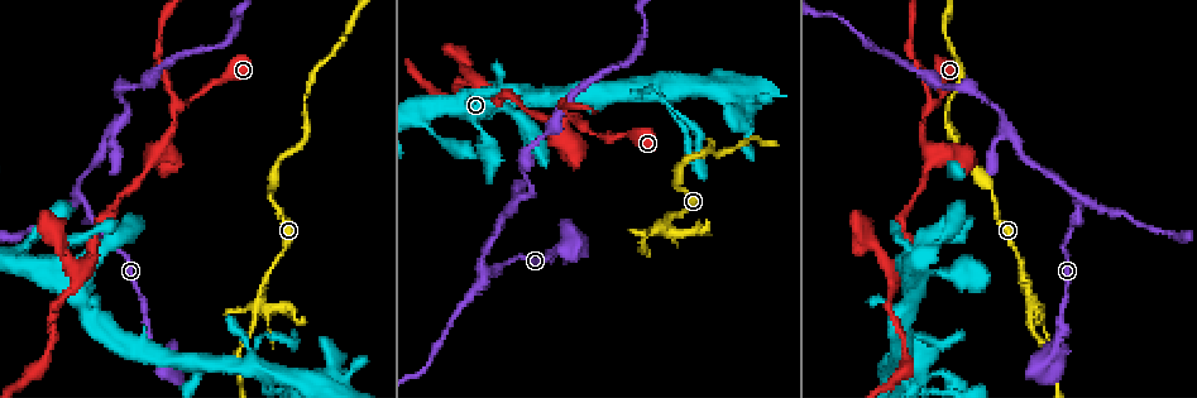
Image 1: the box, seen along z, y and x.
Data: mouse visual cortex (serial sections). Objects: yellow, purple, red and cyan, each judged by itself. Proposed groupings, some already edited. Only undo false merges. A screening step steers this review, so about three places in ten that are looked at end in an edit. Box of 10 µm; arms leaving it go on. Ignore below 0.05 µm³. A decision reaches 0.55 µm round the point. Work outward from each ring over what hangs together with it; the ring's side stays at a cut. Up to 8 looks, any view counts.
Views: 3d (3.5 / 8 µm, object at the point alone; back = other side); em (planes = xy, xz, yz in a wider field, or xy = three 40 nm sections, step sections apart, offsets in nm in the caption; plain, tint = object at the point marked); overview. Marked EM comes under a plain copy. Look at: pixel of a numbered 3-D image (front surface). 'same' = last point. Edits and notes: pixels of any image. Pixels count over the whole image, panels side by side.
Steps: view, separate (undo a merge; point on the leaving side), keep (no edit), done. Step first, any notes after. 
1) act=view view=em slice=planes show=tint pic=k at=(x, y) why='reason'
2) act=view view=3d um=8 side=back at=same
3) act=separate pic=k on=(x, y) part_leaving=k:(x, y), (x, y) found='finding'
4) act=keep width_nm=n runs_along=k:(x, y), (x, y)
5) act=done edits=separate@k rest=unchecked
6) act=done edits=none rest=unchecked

act=view view=3d um=8 pic=1 at=(1033, 310) why='a fork'

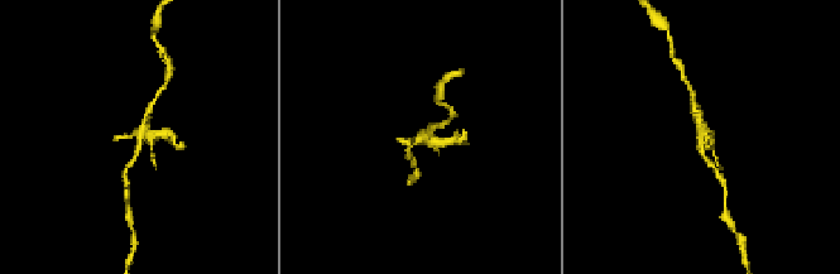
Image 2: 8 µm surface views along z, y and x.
act=view view=3d um=3.5 at=same why='zoom in'

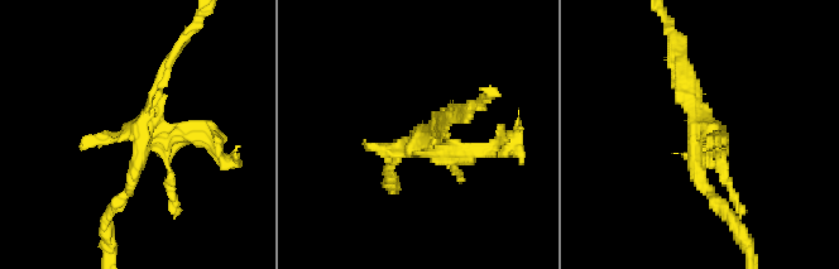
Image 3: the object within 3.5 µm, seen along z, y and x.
act=view view=em slice=xy step=2 show=tint pic=3 at=(138, 132) why='shape alone is not enough'

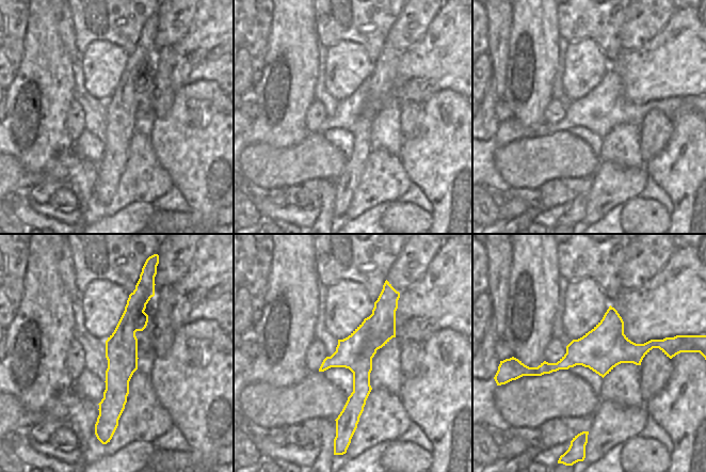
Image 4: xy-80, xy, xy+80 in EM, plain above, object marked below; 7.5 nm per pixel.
act=separate pic=3 on=(722, 142) part_leaving=3:(701, 118), (708, 161) found='two cells meet here'

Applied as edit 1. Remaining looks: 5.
act=view view=3d um=3.5 pic=1 at=(82, 203) why='a fork'

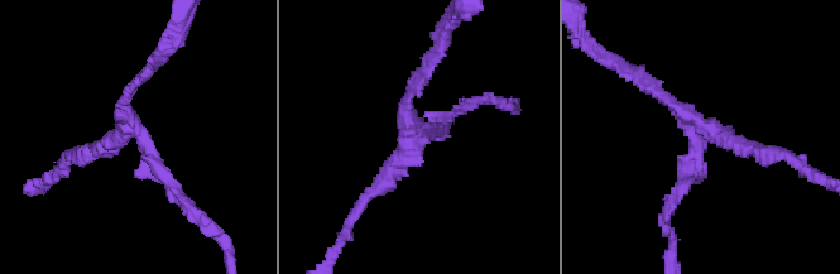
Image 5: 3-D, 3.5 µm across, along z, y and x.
act=view view=em slice=xy step=3 show=tint pic=5 at=(702, 133) arms=3 arm_widths_nm=150,150,200 why='now the EM'

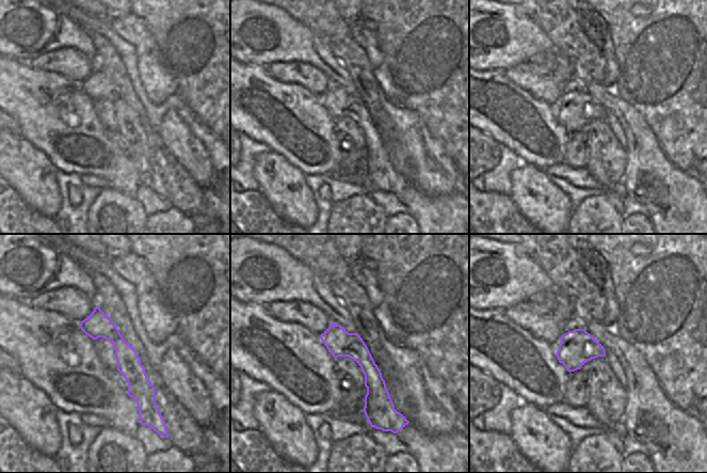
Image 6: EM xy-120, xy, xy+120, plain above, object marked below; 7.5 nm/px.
act=keep width_nm=200 runs_along=6:(97, 310), (138, 380), (141, 415) found='continuous, no second cell'

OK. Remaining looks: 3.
act=view view=3d um=3.5 pic=1 at=(584, 129) why='abrupt turn'

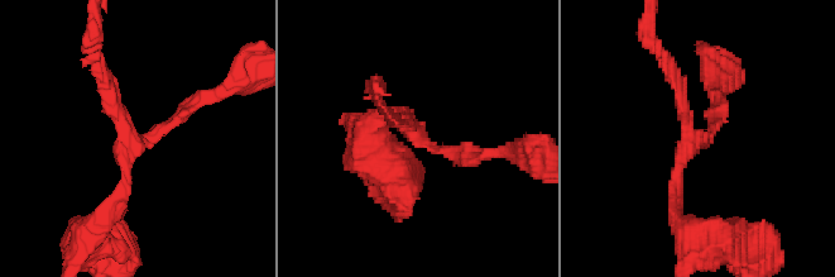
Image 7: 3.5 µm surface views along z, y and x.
act=view view=em slice=xy step=1 show=tint pic=7 at=(416, 134) arms=3 arm_widths_nm=150,150,200

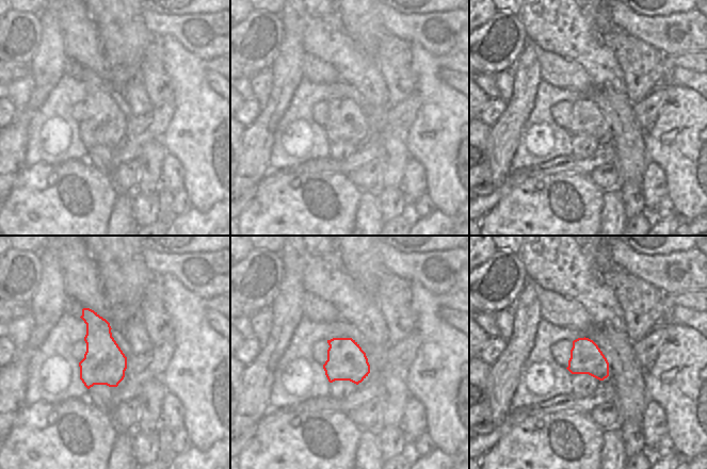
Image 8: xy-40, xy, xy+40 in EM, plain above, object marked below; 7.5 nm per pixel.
act=keep runs_along=7:(196, 99), (123, 153), (126, 189), (106, 215) found='all the same cell'

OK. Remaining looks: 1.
act=done edits=separate@3 rest=unchecked

